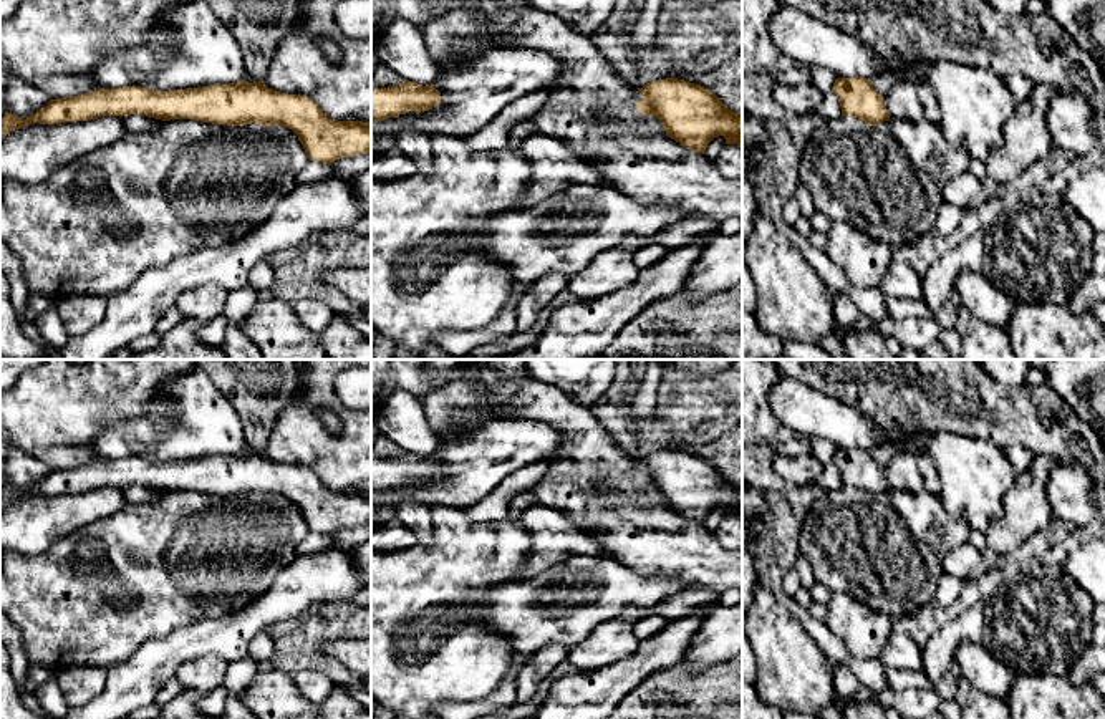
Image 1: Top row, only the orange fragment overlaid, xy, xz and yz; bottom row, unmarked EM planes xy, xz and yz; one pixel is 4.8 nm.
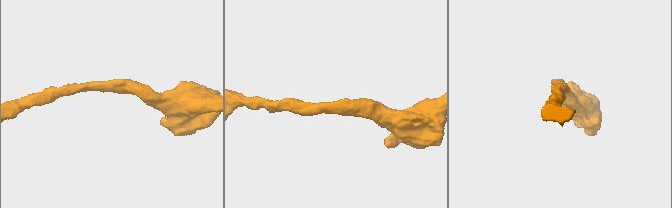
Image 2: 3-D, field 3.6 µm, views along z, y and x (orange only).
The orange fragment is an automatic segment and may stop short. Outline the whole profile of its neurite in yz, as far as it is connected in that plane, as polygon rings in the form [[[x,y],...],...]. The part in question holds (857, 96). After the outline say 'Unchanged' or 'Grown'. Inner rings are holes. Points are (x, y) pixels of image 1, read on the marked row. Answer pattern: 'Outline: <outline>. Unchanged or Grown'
Outline: [[[837,78],[832,91],[840,101],[843,116],[858,118],[870,126],[890,121],[885,98],[876,93],[870,80]]]. Unchanged

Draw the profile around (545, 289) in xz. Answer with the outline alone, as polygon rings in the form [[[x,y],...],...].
[[[545,273],[520,297],[517,303],[517,328],[530,331],[538,313],[547,308],[563,290],[568,290],[570,278],[563,273]]]

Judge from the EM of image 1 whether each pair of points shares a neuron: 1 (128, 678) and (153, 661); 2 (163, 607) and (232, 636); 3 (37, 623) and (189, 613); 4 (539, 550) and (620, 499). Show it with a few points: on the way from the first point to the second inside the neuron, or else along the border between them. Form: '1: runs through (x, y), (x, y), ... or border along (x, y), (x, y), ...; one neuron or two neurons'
1: runs through (135, 678), (146, 668); one neuron
2: border along (234, 612), (204, 617), (179, 625), (159, 636); two neurons
3: runs through (75, 615), (151, 613); one neuron
4: border along (542, 507), (567, 512), (608, 549); two neurons

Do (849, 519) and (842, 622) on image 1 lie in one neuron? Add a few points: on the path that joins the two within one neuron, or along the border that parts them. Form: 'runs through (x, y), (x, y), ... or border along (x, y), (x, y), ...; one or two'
border along (834, 592), (847, 592), (878, 612); two

